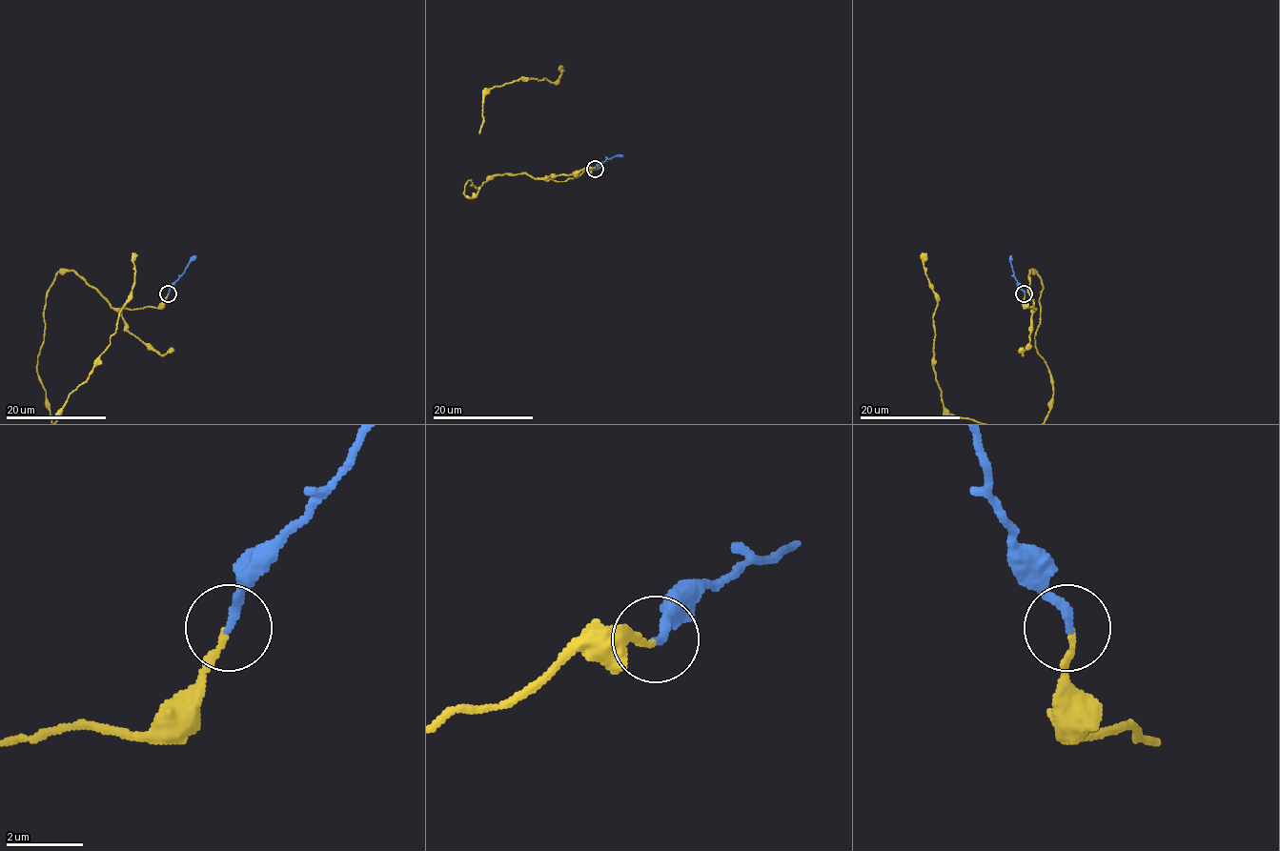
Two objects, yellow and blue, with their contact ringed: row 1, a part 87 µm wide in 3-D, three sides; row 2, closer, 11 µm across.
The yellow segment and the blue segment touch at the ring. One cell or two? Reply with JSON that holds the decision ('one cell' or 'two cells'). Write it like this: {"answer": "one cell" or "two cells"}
{"answer": "one cell"}

